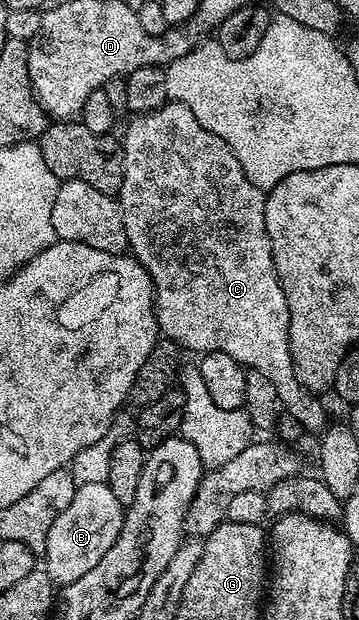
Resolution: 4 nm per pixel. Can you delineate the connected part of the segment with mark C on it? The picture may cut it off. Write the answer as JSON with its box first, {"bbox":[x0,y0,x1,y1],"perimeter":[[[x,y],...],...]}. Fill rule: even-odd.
{"bbox":[118,100,330,435],"perimeter":[[[169,100],[168,104],[163,105],[162,108],[155,109],[149,113],[141,113],[133,116],[131,119],[133,121],[129,123],[124,137],[122,136],[124,178],[122,179],[122,187],[118,194],[118,204],[123,212],[125,233],[128,236],[127,248],[130,250],[131,256],[135,257],[144,266],[144,270],[152,274],[154,304],[159,332],[167,340],[174,341],[177,346],[183,348],[185,345],[188,349],[219,351],[230,355],[240,365],[243,365],[245,370],[270,379],[270,384],[273,385],[274,391],[278,391],[281,410],[287,416],[289,413],[294,420],[300,421],[301,427],[306,432],[313,433],[313,435],[323,433],[330,424],[328,413],[324,410],[323,403],[320,402],[321,398],[309,393],[306,387],[302,387],[302,383],[294,371],[294,363],[290,355],[290,347],[288,346],[288,304],[276,274],[277,269],[274,267],[274,259],[276,258],[274,246],[270,243],[270,235],[266,231],[265,190],[254,187],[254,183],[250,183],[250,179],[246,179],[246,175],[242,171],[242,167],[238,163],[238,159],[231,147],[218,135],[206,131],[202,127],[202,123],[198,123],[198,119],[194,119],[194,111],[190,111],[190,107],[186,107],[181,101]],[[147,169],[152,169],[152,182],[148,182],[144,178],[144,172]]]}

